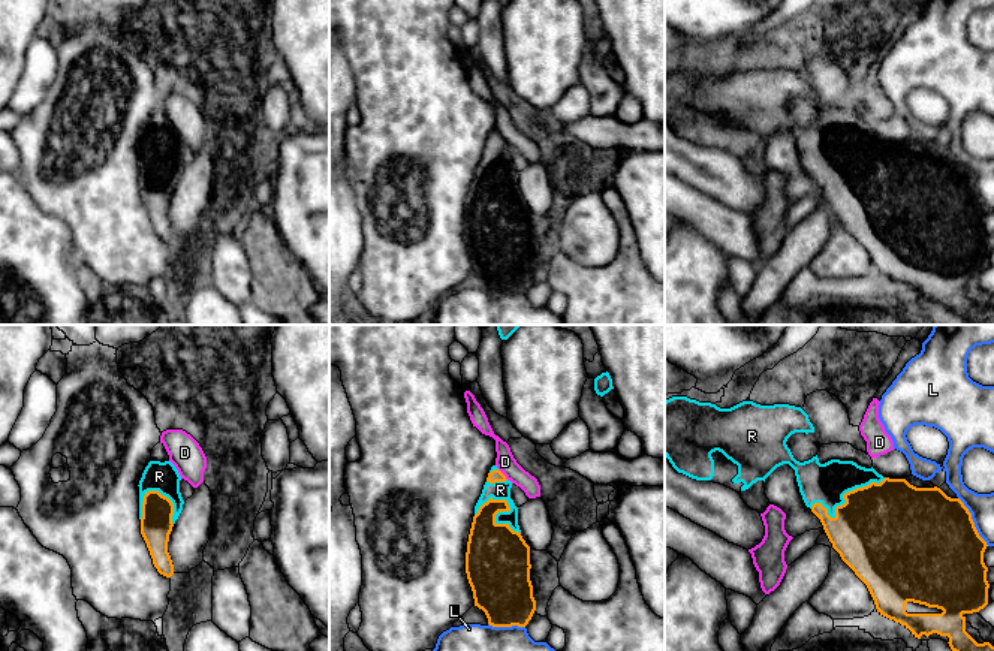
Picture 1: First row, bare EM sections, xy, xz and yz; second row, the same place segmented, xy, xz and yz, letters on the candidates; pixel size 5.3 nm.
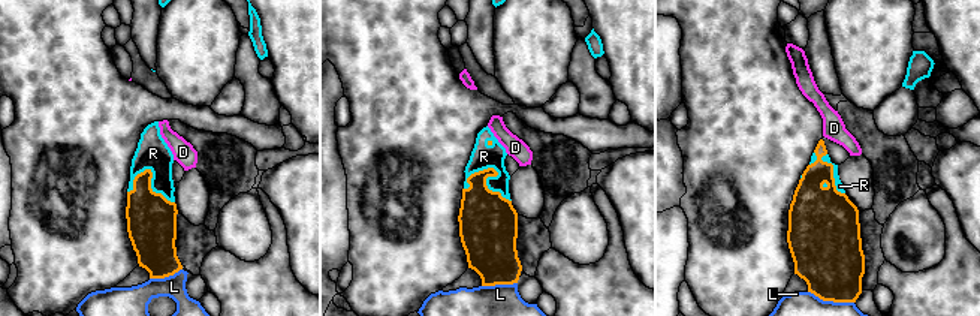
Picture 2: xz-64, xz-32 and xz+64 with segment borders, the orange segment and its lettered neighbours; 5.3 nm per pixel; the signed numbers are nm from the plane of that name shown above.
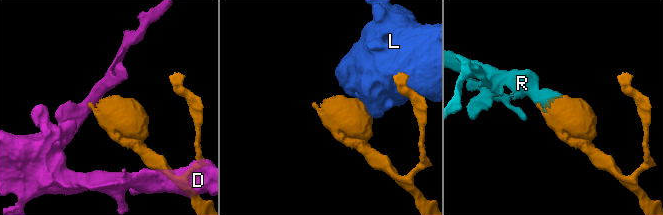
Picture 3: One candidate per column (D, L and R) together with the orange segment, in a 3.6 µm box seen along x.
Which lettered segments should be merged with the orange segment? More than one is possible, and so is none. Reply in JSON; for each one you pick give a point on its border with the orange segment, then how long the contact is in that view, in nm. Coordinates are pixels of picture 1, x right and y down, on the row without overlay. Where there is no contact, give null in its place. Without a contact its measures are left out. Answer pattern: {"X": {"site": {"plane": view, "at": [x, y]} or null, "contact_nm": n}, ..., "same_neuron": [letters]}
{"same_neuron": []}

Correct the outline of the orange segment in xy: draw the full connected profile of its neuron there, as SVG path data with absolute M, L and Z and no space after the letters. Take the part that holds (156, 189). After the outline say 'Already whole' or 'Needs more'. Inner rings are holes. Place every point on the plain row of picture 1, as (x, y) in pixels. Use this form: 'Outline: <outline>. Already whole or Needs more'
Outline: M148 156L144 160L141 199L147 208L153 229L166 242L174 239L174 229L168 217L169 199L174 187L174 169L159 156Z. Already whole

